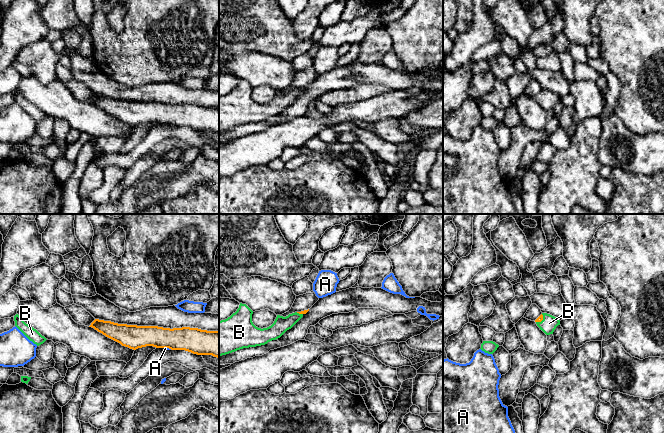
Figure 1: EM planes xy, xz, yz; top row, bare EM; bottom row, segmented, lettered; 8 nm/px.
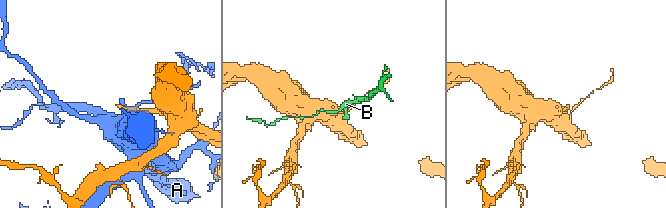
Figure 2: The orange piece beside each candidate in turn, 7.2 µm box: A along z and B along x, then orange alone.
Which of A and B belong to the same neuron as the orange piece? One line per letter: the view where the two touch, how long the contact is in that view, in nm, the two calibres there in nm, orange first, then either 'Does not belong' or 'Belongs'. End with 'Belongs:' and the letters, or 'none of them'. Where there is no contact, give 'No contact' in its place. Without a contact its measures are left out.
A: Touches orange in xy. Shared border 60 nm. Thickness 200 nm (orange) against 20 nm. Does not belong
B: Touches orange in yz. Shared border 90 nm. Thickness 50 nm (orange) against 130 nm. Does not belong
Belongs: none of them

